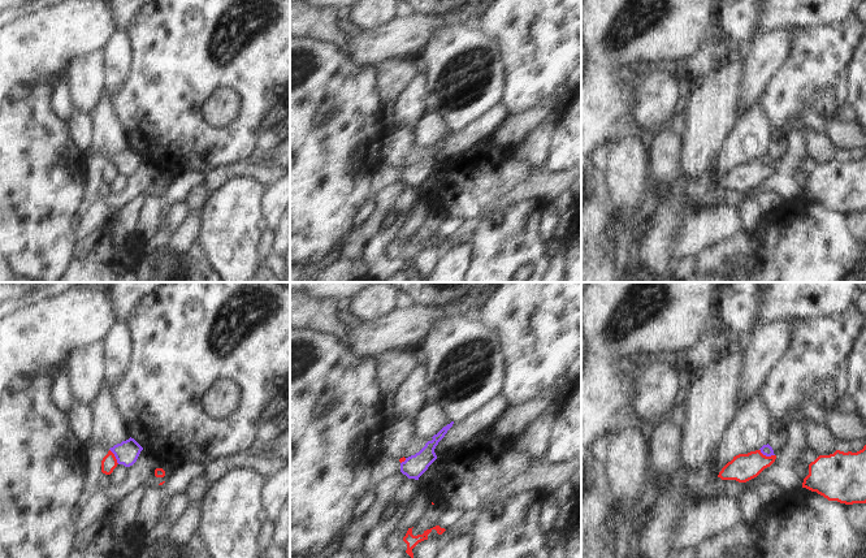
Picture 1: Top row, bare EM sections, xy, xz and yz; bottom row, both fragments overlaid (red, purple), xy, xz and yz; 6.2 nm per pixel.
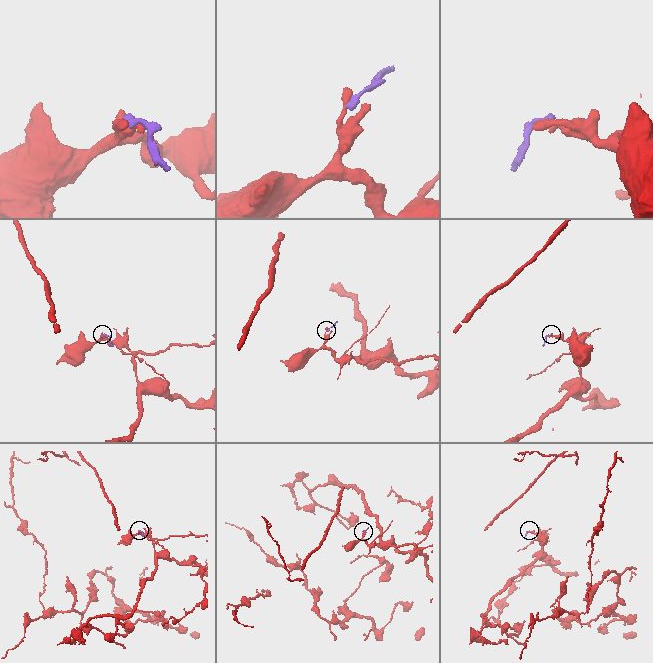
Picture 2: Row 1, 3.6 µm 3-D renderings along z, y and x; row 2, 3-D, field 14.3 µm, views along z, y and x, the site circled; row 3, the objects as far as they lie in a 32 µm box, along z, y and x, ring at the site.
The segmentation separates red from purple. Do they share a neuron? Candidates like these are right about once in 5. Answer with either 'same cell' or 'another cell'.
another cell

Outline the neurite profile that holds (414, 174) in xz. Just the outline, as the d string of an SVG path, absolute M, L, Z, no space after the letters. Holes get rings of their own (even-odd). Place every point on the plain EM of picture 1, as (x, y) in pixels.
M454 130L443 135L437 143L432 146L432 150L428 150L425 152L425 155L419 161L406 166L406 169L400 172L400 181L408 187L419 189L419 186L437 168L434 157L438 151L445 146L447 139L453 135L453 133Z

